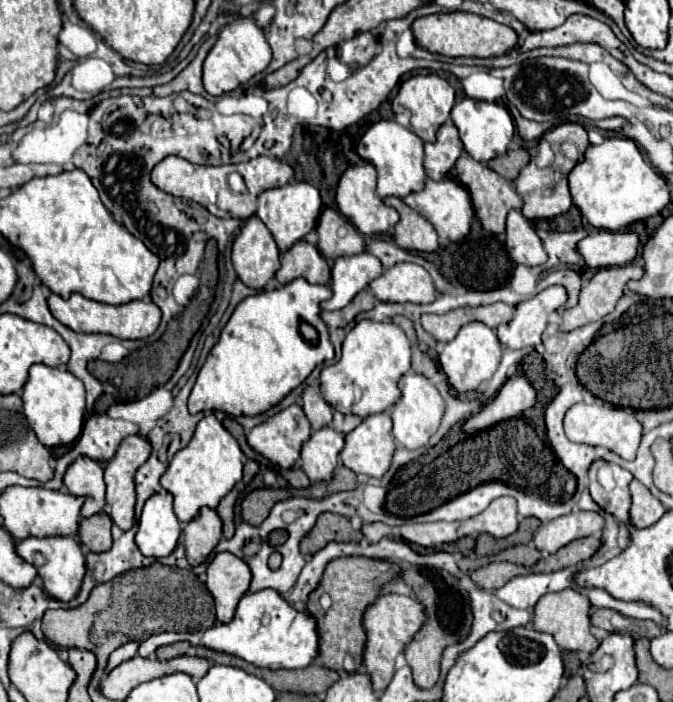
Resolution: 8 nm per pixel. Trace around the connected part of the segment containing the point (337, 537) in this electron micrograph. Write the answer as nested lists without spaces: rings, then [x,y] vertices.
[[[325,512],[319,516],[313,530],[301,540],[301,554],[315,554],[327,546],[327,542],[355,542],[357,538],[361,538],[361,532],[351,528],[349,518]]]

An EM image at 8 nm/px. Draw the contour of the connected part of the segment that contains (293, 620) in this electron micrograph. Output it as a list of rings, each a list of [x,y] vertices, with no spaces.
[[[259,590],[245,594],[239,602],[235,618],[229,624],[215,624],[213,628],[199,632],[161,632],[149,636],[139,646],[139,656],[149,658],[159,646],[187,640],[195,646],[207,646],[225,654],[239,656],[261,668],[307,668],[319,656],[319,632],[317,622],[309,612],[295,610],[277,590]]]

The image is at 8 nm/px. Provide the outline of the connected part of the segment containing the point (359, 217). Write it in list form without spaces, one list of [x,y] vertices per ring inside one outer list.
[[[359,164],[359,166],[347,168],[345,174],[339,178],[339,186],[337,186],[337,198],[335,200],[337,200],[339,212],[365,236],[383,234],[393,224],[397,224],[397,220],[399,220],[397,210],[385,206],[383,200],[377,196],[375,182],[377,182],[375,166],[371,166],[371,164]]]

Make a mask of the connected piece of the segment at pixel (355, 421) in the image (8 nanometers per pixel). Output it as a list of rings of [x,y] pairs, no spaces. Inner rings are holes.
[[[335,412],[333,414],[333,422],[331,422],[331,428],[341,432],[341,434],[349,434],[351,430],[355,430],[363,420],[359,416],[353,416],[353,414],[341,414],[341,412]]]

